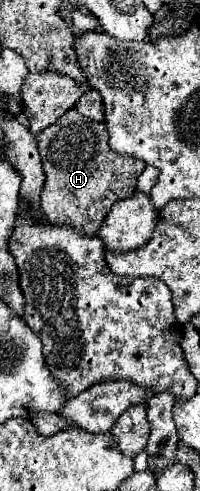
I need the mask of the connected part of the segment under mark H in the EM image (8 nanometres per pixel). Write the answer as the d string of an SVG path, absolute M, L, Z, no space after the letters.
M75 108L67 110L55 124L37 134L47 176L41 192L41 206L49 224L65 224L83 236L95 236L111 206L135 194L137 178L143 172L145 162L111 152L107 138L105 122L91 122Z

